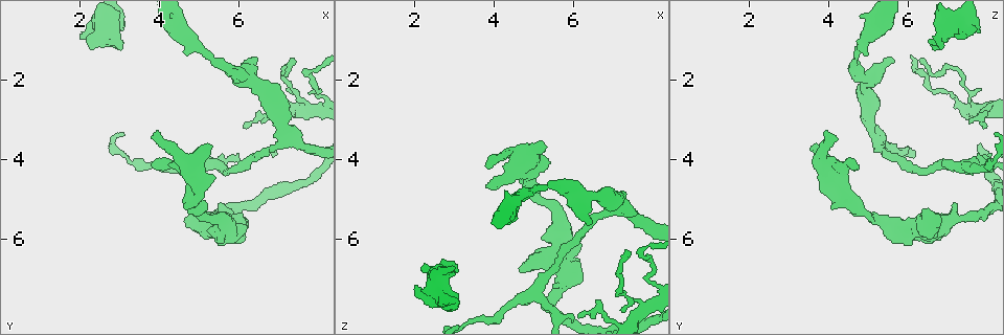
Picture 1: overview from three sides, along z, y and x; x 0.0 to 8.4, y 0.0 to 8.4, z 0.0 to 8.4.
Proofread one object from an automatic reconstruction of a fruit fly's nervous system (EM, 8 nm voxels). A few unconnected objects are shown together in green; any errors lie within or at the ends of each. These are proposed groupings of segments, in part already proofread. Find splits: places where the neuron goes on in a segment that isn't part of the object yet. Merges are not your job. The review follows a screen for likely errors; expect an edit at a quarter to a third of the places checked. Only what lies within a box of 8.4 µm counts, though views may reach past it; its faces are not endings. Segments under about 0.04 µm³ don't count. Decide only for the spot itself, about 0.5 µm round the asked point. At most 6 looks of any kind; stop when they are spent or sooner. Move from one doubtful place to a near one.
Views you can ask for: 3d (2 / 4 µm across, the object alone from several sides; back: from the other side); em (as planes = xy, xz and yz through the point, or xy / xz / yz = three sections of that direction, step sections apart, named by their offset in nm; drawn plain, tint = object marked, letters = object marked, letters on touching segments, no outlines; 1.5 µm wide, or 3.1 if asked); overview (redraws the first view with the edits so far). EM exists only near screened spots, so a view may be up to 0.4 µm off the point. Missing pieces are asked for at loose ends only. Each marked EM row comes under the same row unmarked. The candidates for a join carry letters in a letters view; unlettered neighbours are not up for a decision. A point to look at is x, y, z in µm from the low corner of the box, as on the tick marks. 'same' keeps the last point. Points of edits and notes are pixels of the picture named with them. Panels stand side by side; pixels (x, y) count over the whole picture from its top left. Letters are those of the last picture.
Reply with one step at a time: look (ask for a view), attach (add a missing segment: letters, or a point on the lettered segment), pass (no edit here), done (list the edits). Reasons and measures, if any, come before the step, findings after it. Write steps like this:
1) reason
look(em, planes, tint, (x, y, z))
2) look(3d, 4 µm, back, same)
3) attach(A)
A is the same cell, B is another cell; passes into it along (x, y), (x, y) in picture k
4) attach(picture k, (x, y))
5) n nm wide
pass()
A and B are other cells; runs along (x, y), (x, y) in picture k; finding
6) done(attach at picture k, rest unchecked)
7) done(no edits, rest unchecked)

an open end
look(3d, 4 µm, back, (5.55, 5.05, 7.15))

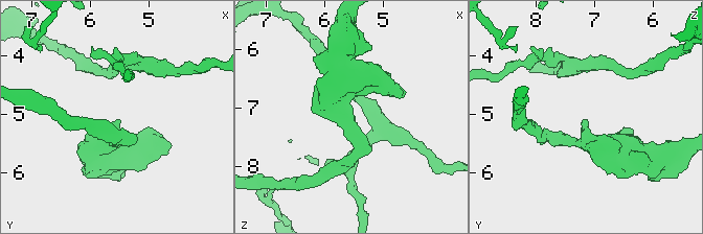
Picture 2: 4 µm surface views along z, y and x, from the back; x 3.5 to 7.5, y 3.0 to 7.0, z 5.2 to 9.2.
arms of 220, 360 nm
look(em, planes, letters, (5.55, 5.10, 7.10))

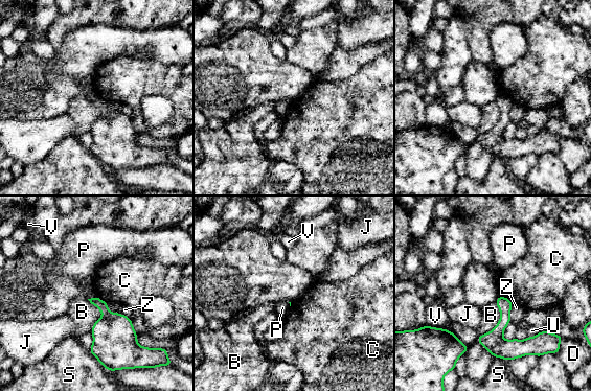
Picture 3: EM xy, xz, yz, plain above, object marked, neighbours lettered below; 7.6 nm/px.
pass()
B, C, D, J, P, S, U, V and Z are other cells; none of them fits

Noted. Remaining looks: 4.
free end
look(3d, 2 µm, (5.30, 3.65, 3.70))

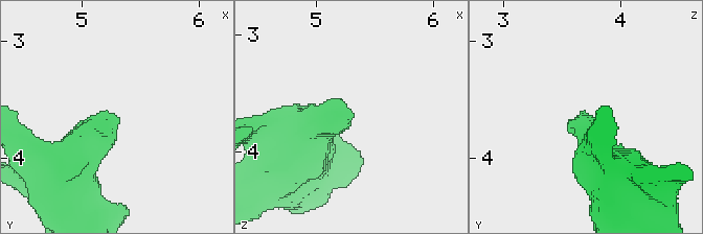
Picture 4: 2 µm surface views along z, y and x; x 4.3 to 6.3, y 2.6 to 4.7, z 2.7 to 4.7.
now the EM
look(em, xz, step 4, tint, (5.32, 3.66, 3.68))

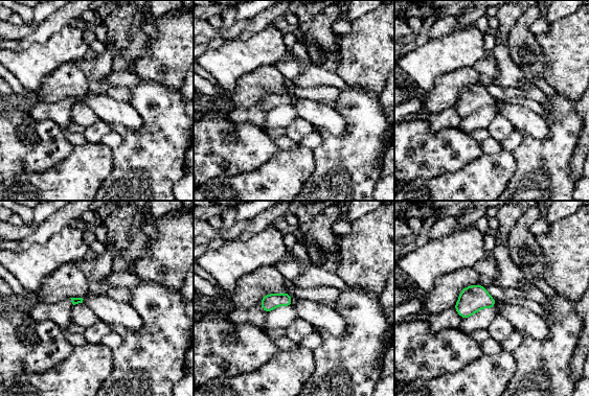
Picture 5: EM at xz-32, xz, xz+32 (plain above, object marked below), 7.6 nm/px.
look(em, xy, step 8, letters, same)

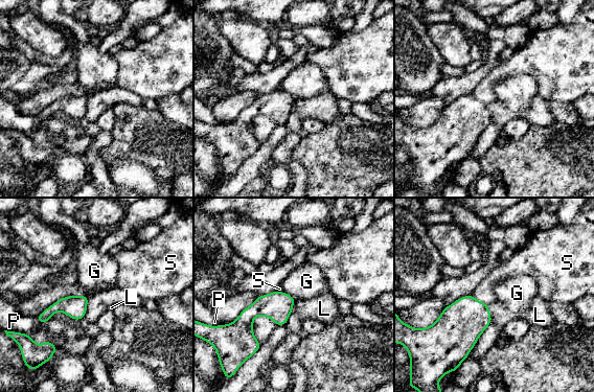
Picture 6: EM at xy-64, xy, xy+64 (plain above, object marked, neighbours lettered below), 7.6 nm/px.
pass()
G, L, P and S are other cells; border along (282, 291), (295, 300) in picture 6; no lettered segment goes on from it

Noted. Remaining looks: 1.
done(no edits, rest unchecked)

